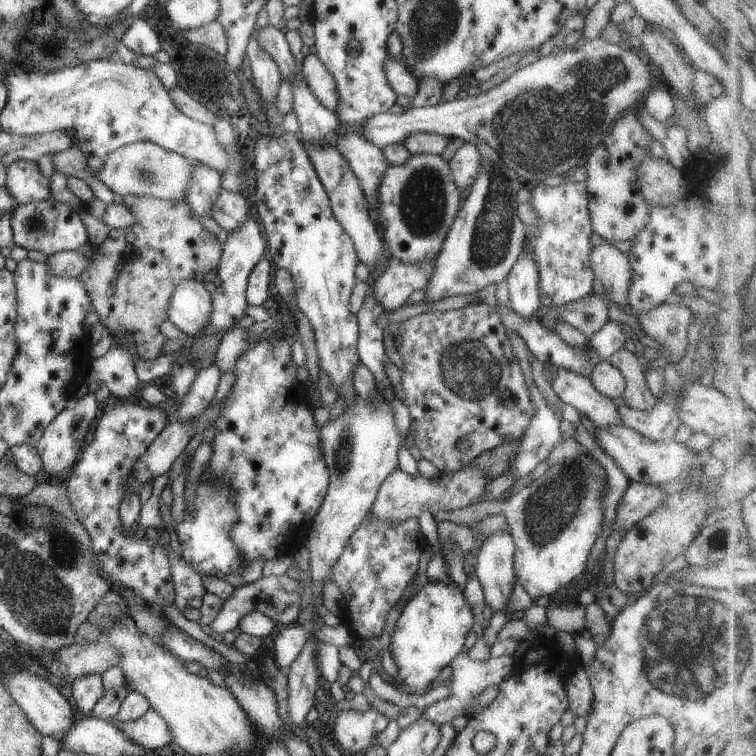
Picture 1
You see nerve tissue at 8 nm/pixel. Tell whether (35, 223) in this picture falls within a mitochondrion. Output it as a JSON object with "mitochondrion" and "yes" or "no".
{"mitochondrion":"yes"}

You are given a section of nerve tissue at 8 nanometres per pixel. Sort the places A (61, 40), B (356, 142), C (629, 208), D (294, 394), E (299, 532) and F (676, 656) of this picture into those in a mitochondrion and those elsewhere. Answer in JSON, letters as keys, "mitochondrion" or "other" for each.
{"A":"mitochondrion","B":"other","C":"other","D":"other","E":"other","F":"mitochondrion"}

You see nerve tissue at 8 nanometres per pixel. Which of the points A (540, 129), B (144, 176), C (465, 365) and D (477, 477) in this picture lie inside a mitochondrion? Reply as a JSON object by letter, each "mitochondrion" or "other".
{"A":"mitochondrion","B":"mitochondrion","C":"mitochondrion","D":"other"}

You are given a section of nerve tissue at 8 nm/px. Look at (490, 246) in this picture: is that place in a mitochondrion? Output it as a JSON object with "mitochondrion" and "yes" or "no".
{"mitochondrion":"yes"}

